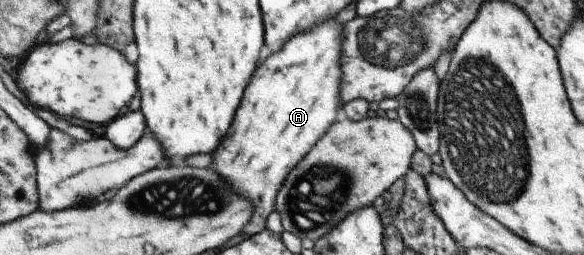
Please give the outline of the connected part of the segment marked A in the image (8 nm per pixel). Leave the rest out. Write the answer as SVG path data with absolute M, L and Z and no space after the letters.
M331 16L323 22L317 22L313 28L305 32L293 34L289 40L283 42L281 50L275 53L264 53L249 84L243 90L241 102L229 124L229 132L221 138L217 148L211 152L213 156L211 170L217 172L229 186L233 186L233 190L237 190L239 196L253 204L253 214L240 232L245 238L265 229L266 218L270 212L273 212L274 201L284 182L283 178L286 178L289 170L311 150L313 144L325 134L325 130L334 124L337 112L344 105L343 102L339 104L341 30L343 24L339 24L335 16Z

